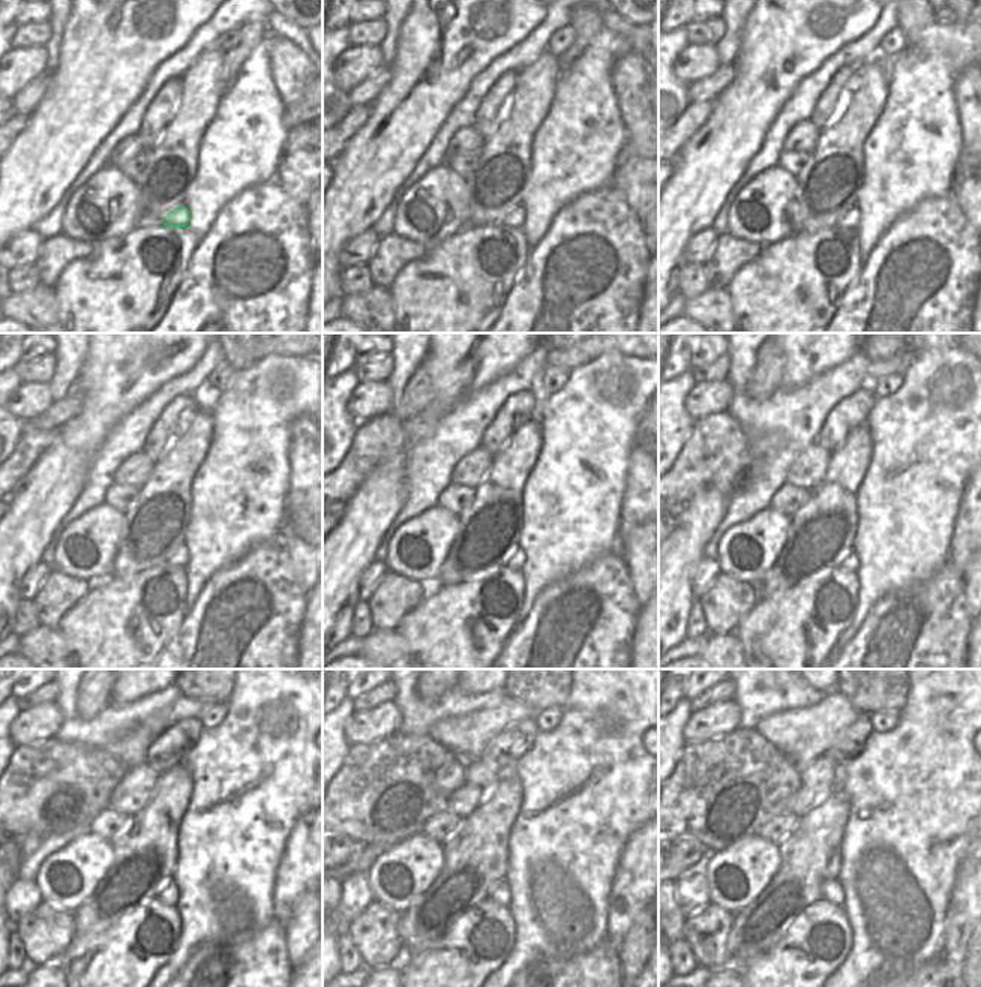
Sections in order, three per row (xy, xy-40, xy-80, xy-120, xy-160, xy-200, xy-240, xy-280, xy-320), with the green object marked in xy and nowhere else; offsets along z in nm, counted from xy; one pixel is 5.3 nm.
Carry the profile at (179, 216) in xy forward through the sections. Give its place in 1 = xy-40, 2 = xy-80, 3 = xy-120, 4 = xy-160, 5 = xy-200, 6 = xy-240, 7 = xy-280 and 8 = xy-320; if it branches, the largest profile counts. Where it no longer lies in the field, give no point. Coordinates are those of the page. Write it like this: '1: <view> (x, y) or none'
1: xy-40 (516, 218)
2: xy-80 (849, 221)
3: xy-120 (180, 557)
4: xy-160 (518, 560)
5: xy-200 (851, 563)
6: xy-240 (168, 894)
7: xy-280 (500, 893)
8: xy-320 (831, 891)

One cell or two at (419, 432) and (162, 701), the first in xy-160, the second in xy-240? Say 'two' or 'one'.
two

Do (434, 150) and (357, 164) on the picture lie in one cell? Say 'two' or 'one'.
two

